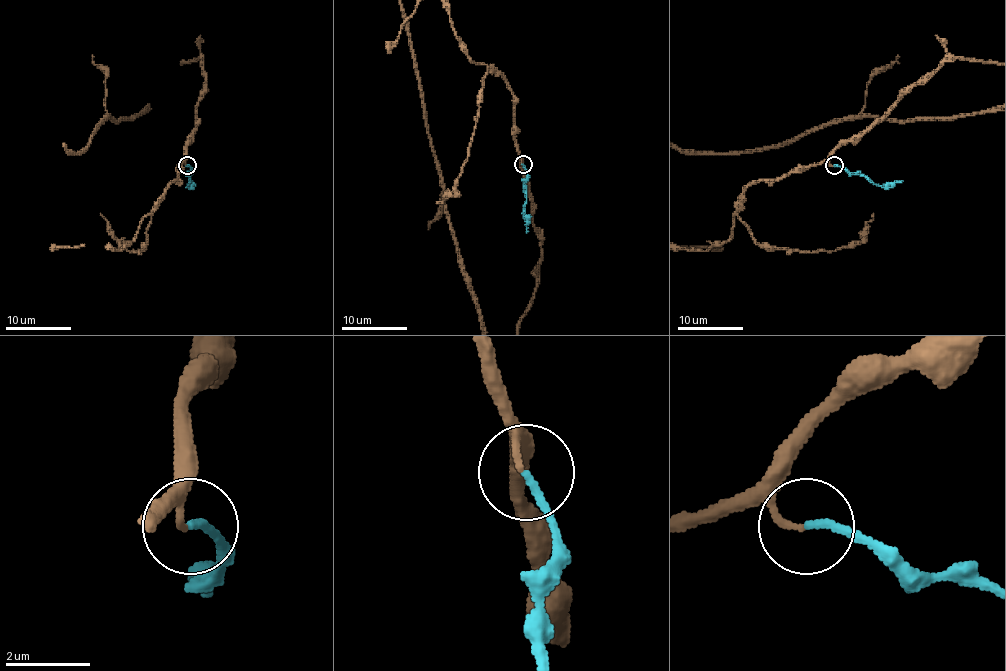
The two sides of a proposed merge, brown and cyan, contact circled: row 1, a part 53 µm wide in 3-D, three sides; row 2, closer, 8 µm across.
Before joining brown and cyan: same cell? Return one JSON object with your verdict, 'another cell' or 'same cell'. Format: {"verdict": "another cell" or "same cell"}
{"verdict": "same cell"}

